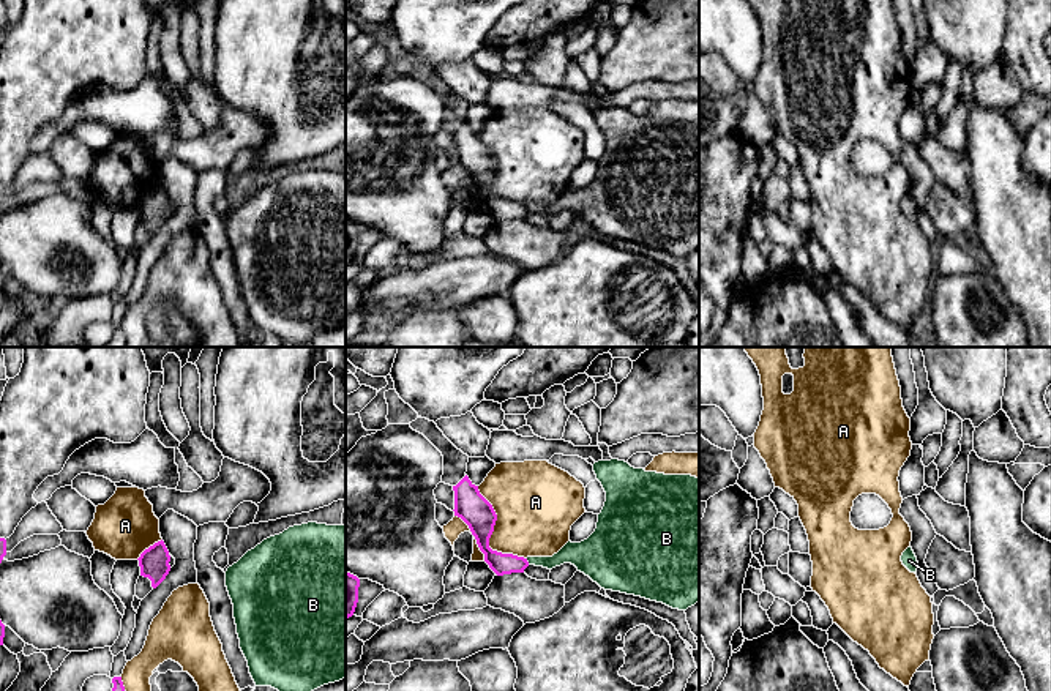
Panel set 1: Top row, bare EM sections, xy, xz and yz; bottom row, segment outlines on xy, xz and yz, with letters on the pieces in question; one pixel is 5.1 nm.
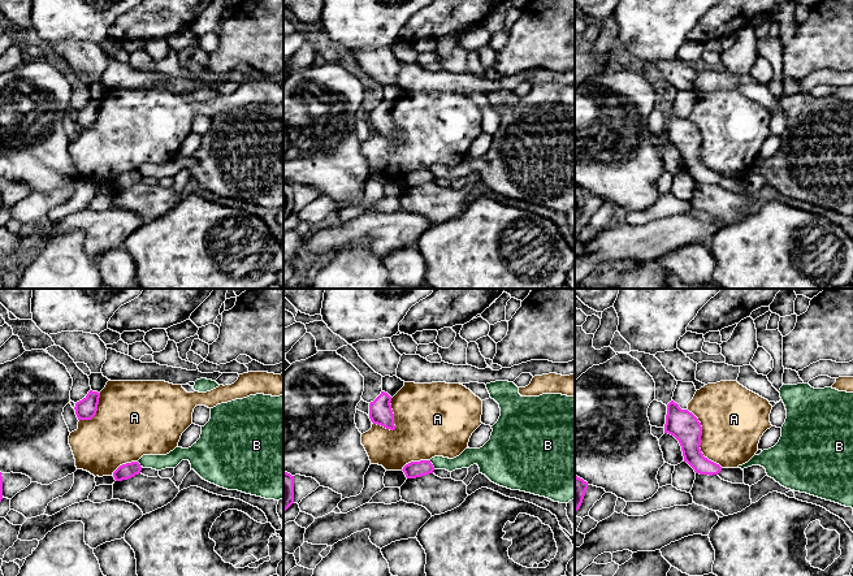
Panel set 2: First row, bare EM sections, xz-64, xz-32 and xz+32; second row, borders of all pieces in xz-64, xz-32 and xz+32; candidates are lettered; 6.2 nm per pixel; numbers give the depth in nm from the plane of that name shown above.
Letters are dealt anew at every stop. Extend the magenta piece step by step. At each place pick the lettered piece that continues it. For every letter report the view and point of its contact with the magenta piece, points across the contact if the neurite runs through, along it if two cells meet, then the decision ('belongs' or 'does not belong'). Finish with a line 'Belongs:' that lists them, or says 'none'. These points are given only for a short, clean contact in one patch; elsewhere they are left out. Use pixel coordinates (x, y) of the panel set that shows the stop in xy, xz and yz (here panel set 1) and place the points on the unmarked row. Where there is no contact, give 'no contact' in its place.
A: xz (491, 180) | does not belong
B: xz (527, 209) | along xz (526, 205), (529, 210) | does not belong
Belongs: none

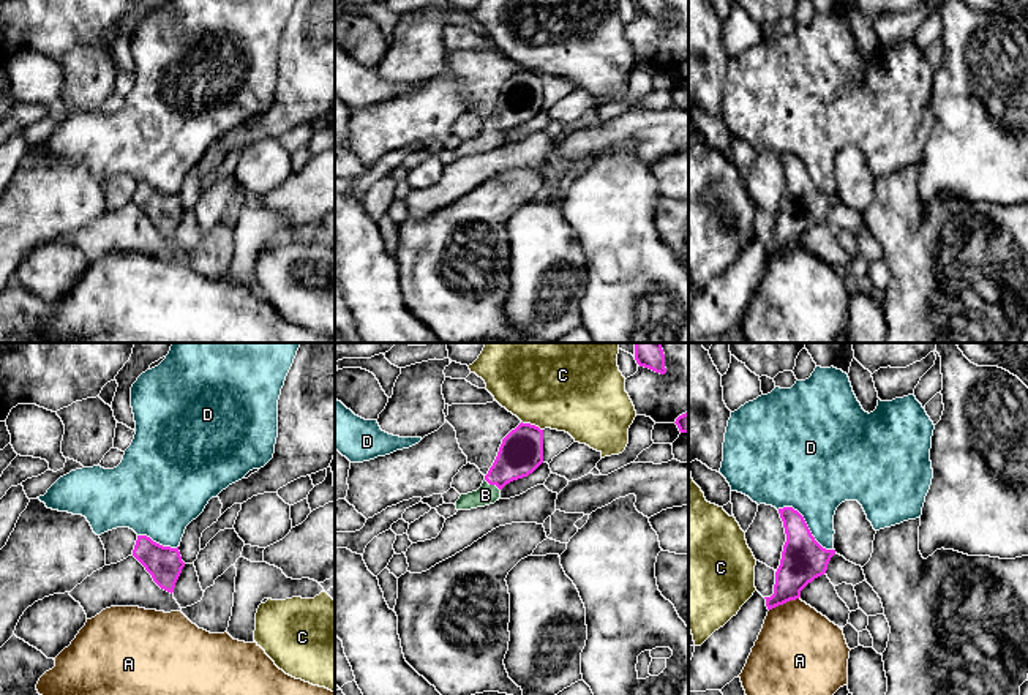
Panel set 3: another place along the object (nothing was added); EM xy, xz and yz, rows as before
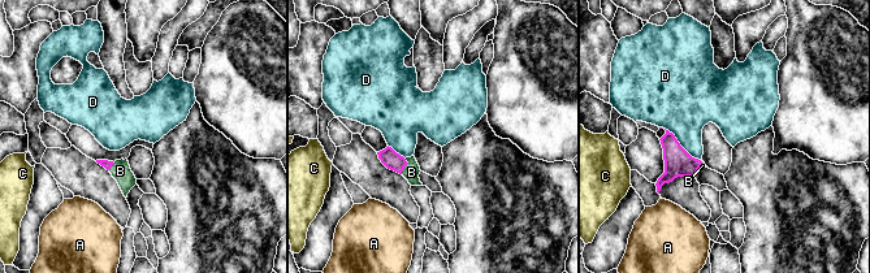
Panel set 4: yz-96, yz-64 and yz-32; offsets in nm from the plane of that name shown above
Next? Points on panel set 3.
A: yz (784, 248) | along yz (798, 244), (769, 256) | does not belong
B: xz (493, 130) | across xz (521, 98), (493, 130), (485, 141) | belongs
C: xz (532, 71) | does not belong
D: yz (806, 171) | along yz (777, 155), (793, 154), (810, 180), (832, 196) | does not belong
Belongs: B

